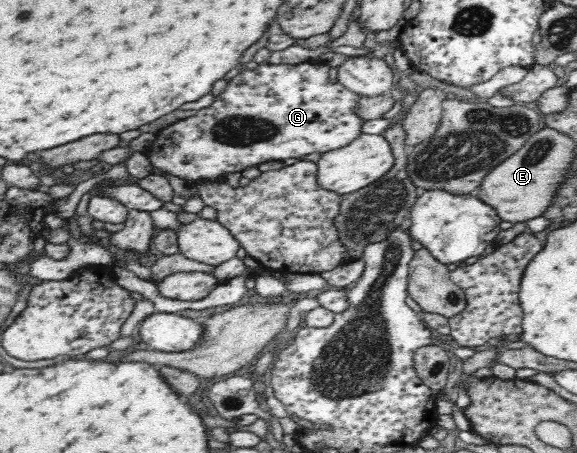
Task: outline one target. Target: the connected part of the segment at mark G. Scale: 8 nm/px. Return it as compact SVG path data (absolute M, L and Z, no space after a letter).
M320 60L295 65L259 63L253 70L243 70L228 81L225 90L214 101L194 116L165 126L144 153L152 165L152 173L175 175L193 184L197 181L221 182L227 173L242 172L263 161L282 161L289 157L300 158L309 153L325 153L349 145L361 134L364 119L354 112L357 95L343 87L338 80L329 80L327 64Z

